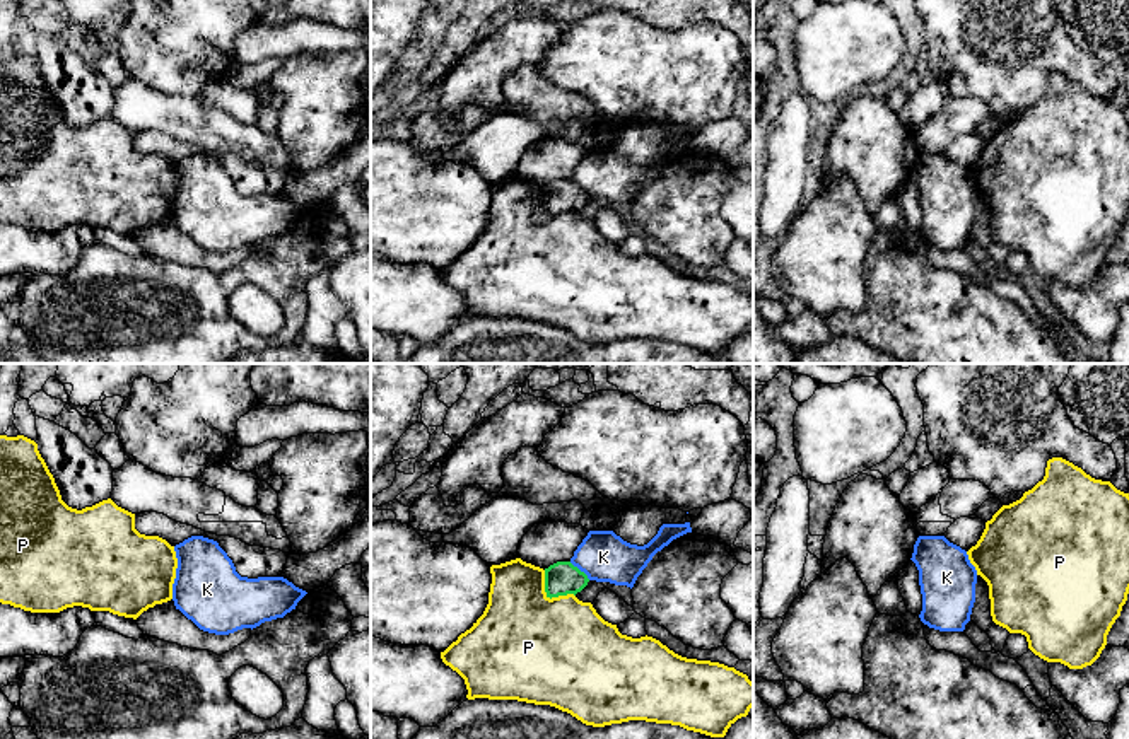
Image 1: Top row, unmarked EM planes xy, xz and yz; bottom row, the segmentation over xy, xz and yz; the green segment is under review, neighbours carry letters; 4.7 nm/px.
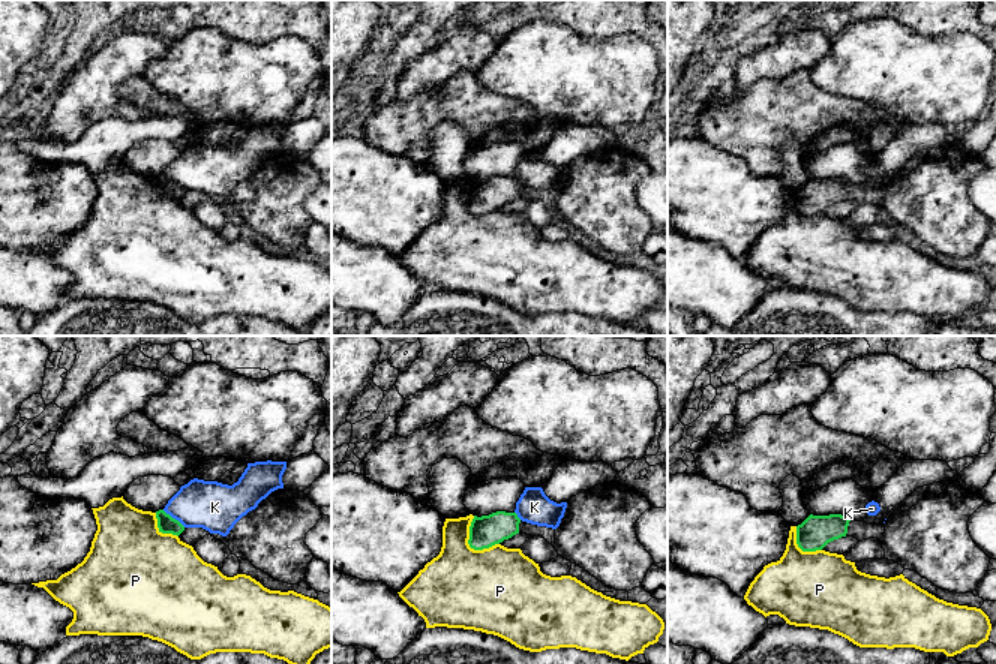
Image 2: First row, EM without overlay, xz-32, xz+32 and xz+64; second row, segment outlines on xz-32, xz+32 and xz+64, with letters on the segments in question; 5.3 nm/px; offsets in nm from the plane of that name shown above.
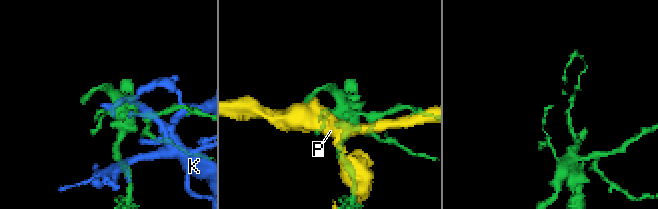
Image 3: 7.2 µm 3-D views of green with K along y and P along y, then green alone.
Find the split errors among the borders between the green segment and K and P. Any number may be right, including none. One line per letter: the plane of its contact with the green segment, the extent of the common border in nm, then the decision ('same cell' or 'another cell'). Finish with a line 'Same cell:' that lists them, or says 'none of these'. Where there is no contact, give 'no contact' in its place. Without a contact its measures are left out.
K: contact in xz; length 130 nm; another cell
P: contact in xz; length 200 nm; another cell
Same cell: none of these

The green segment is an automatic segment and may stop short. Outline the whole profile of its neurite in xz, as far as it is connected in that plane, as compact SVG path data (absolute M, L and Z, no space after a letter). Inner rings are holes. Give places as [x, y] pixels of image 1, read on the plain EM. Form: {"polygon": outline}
{"polygon": "M557 179L545 186L547 215L577 212L588 203L589 196L570 179Z"}

